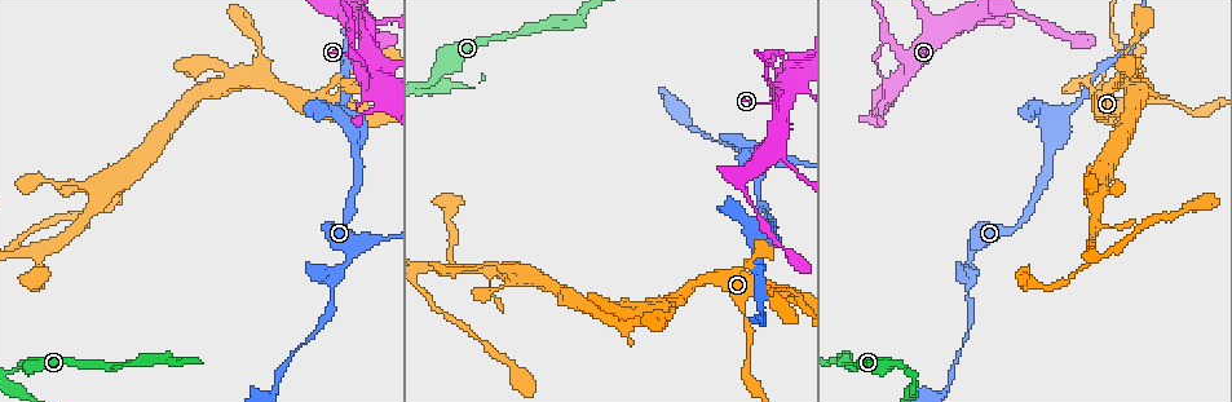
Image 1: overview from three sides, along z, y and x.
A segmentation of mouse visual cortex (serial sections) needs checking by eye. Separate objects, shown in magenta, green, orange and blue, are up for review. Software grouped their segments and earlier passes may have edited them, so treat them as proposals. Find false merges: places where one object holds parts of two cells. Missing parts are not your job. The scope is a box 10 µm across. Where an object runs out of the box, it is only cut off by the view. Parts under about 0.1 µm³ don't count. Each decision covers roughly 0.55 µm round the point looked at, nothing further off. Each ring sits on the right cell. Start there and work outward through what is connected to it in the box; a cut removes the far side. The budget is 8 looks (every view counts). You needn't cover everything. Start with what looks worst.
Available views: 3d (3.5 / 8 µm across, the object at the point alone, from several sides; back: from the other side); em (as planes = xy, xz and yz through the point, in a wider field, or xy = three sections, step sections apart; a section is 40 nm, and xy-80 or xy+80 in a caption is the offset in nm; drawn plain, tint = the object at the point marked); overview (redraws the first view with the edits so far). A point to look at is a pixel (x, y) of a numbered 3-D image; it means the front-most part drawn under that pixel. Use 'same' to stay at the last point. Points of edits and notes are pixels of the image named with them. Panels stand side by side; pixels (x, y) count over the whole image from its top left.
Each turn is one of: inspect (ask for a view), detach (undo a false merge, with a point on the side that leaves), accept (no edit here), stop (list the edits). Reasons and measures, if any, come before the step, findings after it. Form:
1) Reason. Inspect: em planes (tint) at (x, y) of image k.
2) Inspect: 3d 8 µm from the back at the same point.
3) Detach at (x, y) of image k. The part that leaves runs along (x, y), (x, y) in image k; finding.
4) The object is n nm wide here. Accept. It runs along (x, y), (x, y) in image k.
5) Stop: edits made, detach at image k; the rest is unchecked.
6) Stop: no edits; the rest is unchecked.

Inspect: 3d 8 µm at (1119, 49) of image 1.

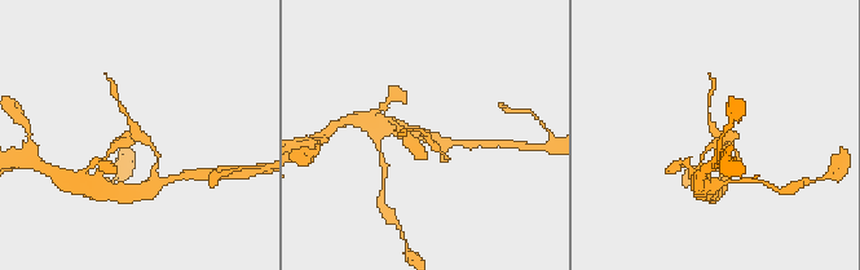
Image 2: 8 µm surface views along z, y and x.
Shape alone is not enough. Inspect: em xy step 2 (tint) at the same point.

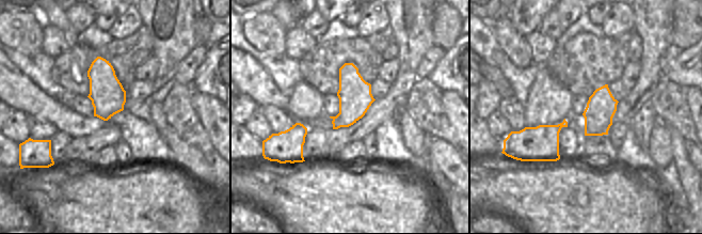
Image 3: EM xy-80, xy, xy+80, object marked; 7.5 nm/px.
Accept. It runs along (396, 123), (444, 155) in image 2; one cell here.

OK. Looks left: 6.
A narrow waist. Inspect: 3d 3.5 µm at (334, 296) of image 1.

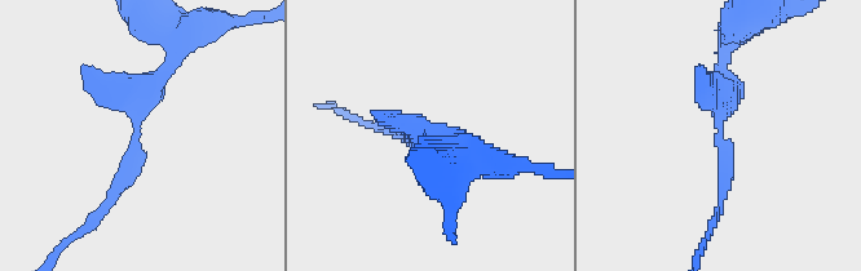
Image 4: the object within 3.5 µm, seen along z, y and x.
Shape alone is not enough. Inspect: em xy step 3 (tint) at (134, 137) of image 4.

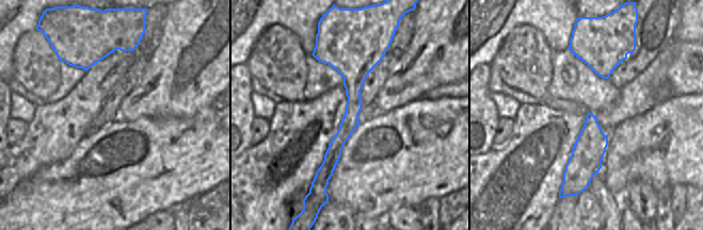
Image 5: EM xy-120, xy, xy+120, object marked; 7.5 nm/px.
Accept. It runs along (171, 61), (104, 210) in image 4; continuous, no second cell.

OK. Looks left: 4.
Narrows sharply. Inspect: 3d 3.5 µm at (1089, 247) of image 1.

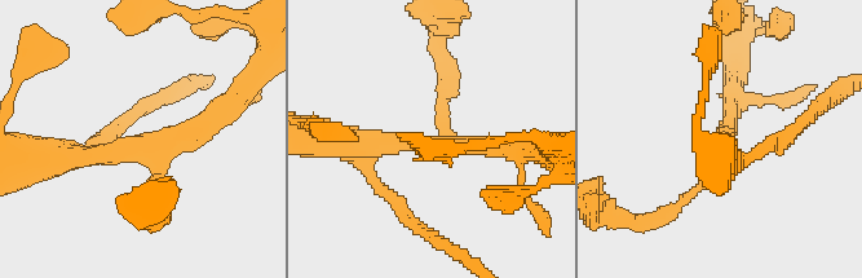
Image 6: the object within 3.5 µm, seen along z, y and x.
3 arms meet here; the arms are 150, 250, 250 nm wide. Inspect: em xy step 5 (tint) at (159, 139) of image 6.

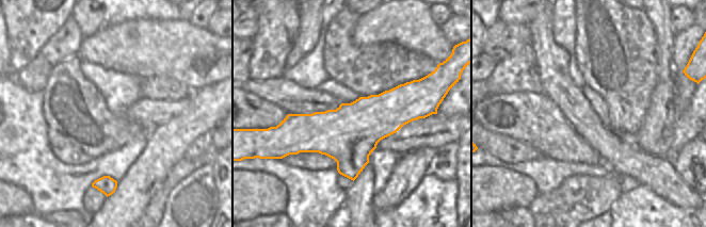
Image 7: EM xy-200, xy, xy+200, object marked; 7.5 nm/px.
Accept. It runs along (233, 96), (197, 132), (78, 155) in image 6; one cell here.

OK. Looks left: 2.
Stop: no edits; the rest is unchecked.

